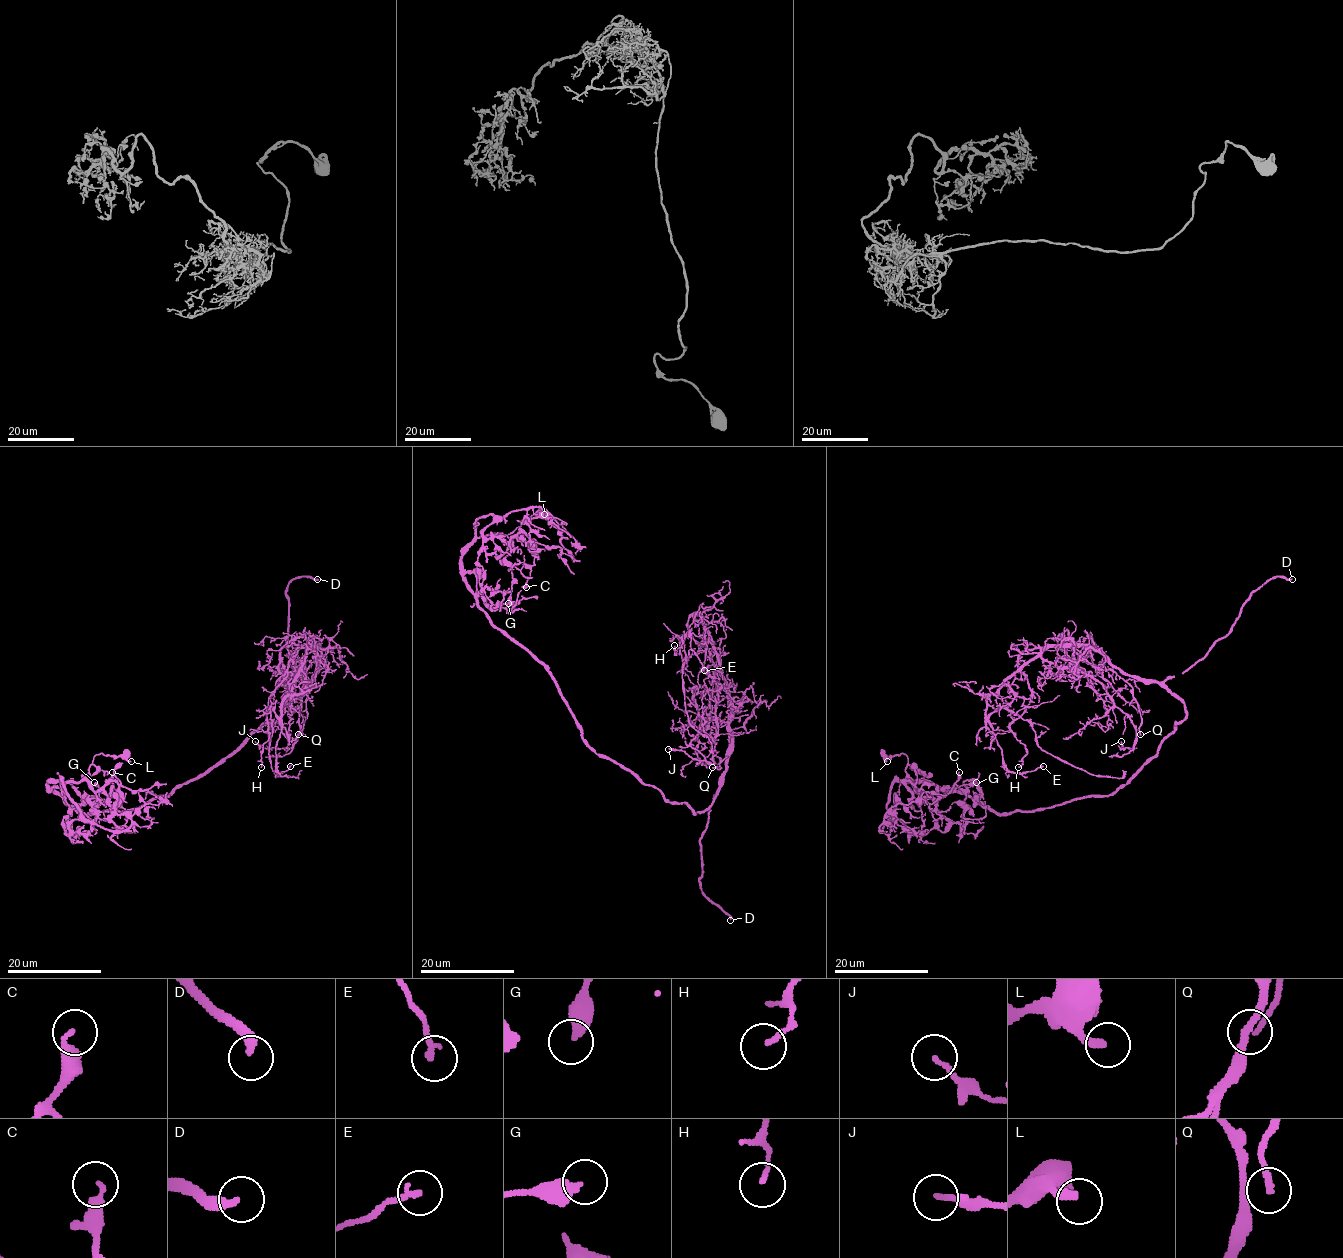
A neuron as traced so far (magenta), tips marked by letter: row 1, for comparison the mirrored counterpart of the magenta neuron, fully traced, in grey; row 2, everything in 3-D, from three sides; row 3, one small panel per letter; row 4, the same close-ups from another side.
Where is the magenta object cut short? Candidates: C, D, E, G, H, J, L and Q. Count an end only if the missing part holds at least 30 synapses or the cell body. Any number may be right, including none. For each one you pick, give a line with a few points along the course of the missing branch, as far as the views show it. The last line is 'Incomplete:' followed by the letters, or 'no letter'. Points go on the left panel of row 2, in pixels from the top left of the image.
D: (317, 579), (312, 541), (313, 520), (319, 508), (310, 480), (281, 463), (261, 462), (261, 466)
Incomplete: D

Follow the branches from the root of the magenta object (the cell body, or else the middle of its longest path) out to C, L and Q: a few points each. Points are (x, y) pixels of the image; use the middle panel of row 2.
C: (647, 785), (583, 738), (552, 675), (479, 606), (462, 553), (477, 538), (524, 533), (535, 554), (526, 587)
L: (647, 785), (588, 744), (552, 675), (492, 622), (463, 575), (462, 553), (477, 538), (507, 535), (544, 514)
Q: (647, 785), (694, 813), (712, 802), (728, 747), (721, 689), (711, 697), (712, 767)

